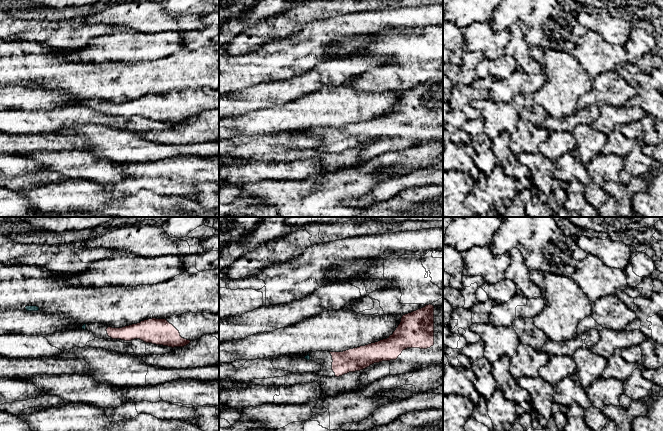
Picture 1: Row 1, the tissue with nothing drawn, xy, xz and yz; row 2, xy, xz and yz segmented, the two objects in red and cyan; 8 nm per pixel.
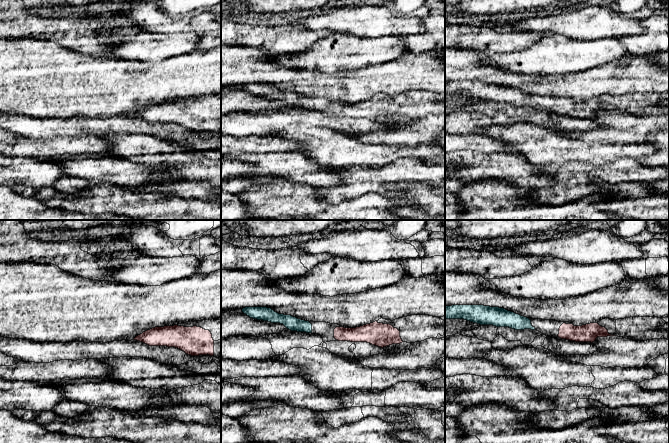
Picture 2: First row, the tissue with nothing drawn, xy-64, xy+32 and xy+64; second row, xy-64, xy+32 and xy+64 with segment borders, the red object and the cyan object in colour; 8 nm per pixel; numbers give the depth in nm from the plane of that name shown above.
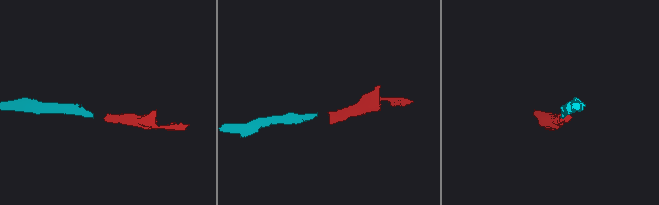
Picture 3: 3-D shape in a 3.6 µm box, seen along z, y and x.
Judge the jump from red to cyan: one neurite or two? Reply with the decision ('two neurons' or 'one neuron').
one neuron

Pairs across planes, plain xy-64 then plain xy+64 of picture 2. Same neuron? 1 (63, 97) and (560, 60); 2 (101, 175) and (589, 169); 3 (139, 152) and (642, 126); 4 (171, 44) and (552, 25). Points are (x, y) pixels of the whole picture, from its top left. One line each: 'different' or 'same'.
1: different
2: different
3: different
4: different

